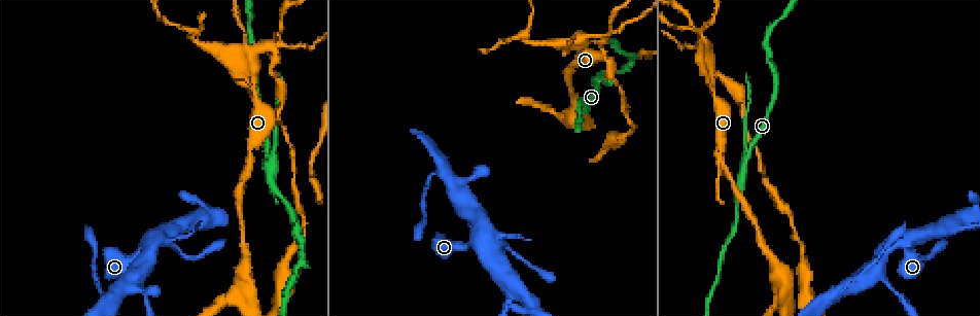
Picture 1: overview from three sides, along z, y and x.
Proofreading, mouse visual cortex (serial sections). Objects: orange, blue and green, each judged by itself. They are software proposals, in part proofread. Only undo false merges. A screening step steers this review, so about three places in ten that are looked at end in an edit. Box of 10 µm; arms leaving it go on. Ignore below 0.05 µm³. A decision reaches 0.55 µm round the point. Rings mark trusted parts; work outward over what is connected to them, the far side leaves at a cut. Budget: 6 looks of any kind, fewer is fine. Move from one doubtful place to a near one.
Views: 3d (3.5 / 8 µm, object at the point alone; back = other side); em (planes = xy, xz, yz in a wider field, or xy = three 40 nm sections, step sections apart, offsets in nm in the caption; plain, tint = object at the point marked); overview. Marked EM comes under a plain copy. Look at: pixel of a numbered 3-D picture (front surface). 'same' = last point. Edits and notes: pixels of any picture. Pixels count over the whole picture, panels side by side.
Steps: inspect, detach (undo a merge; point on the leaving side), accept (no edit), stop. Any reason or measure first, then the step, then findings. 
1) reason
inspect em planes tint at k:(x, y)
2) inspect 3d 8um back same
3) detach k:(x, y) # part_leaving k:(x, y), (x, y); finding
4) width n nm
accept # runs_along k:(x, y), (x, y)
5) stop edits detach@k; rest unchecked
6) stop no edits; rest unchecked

branch point
inspect 3d 3.5um at 1:(745, 157)

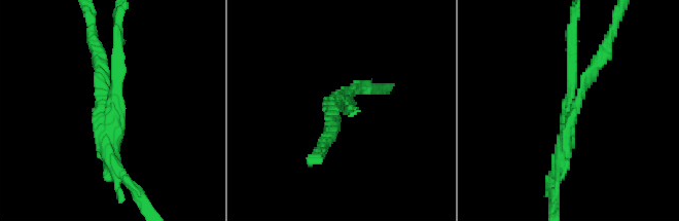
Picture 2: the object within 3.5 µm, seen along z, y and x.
shape alone is not enough
inspect em xy step 3 tint at 2:(335, 108)

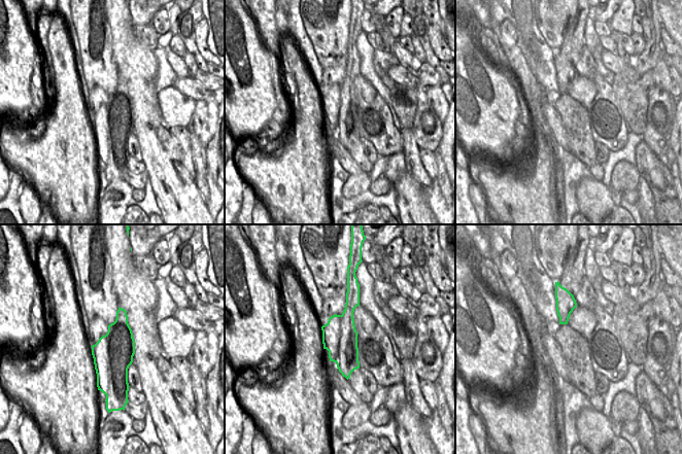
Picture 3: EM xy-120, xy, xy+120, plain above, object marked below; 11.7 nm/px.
detach 2:(105, 145) # border 3:(341, 315), (339, 328), (322, 333); two cells meet here

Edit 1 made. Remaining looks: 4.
see it whole again
inspect overview

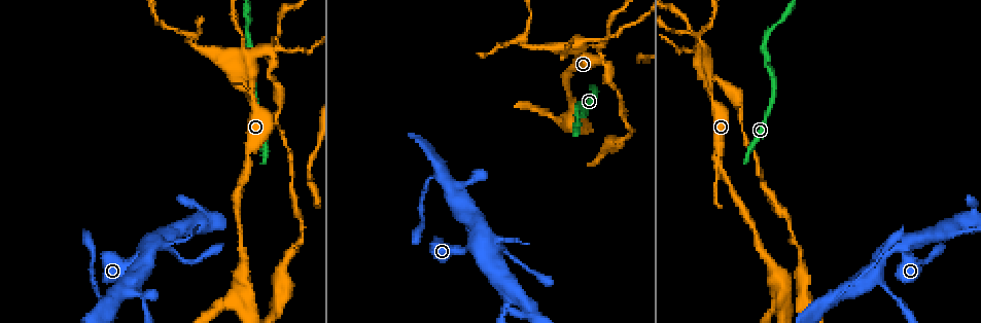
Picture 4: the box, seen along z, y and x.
calibre changes
inspect 3d 8um at 4:(270, 51)

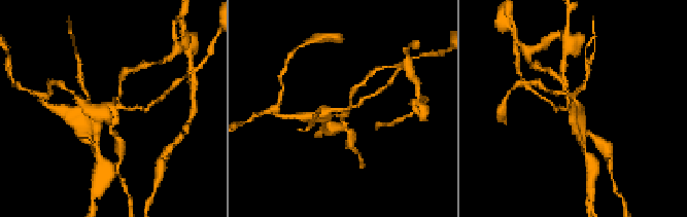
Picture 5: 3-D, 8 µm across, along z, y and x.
arms 4; arm_widths 150, 150, 150, 400 nm; now the EM
inspect em xy step 2 tint same

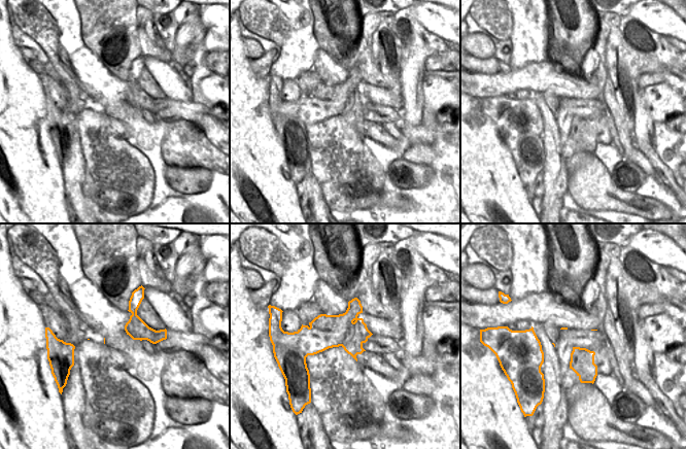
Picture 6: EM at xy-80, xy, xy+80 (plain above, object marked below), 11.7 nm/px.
detach 5:(116, 99) # border 6:(302, 325), (314, 341), (326, 349); a second cell is stuck on

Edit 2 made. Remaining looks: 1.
stop edits detach@2, detach@5; rest unchecked

